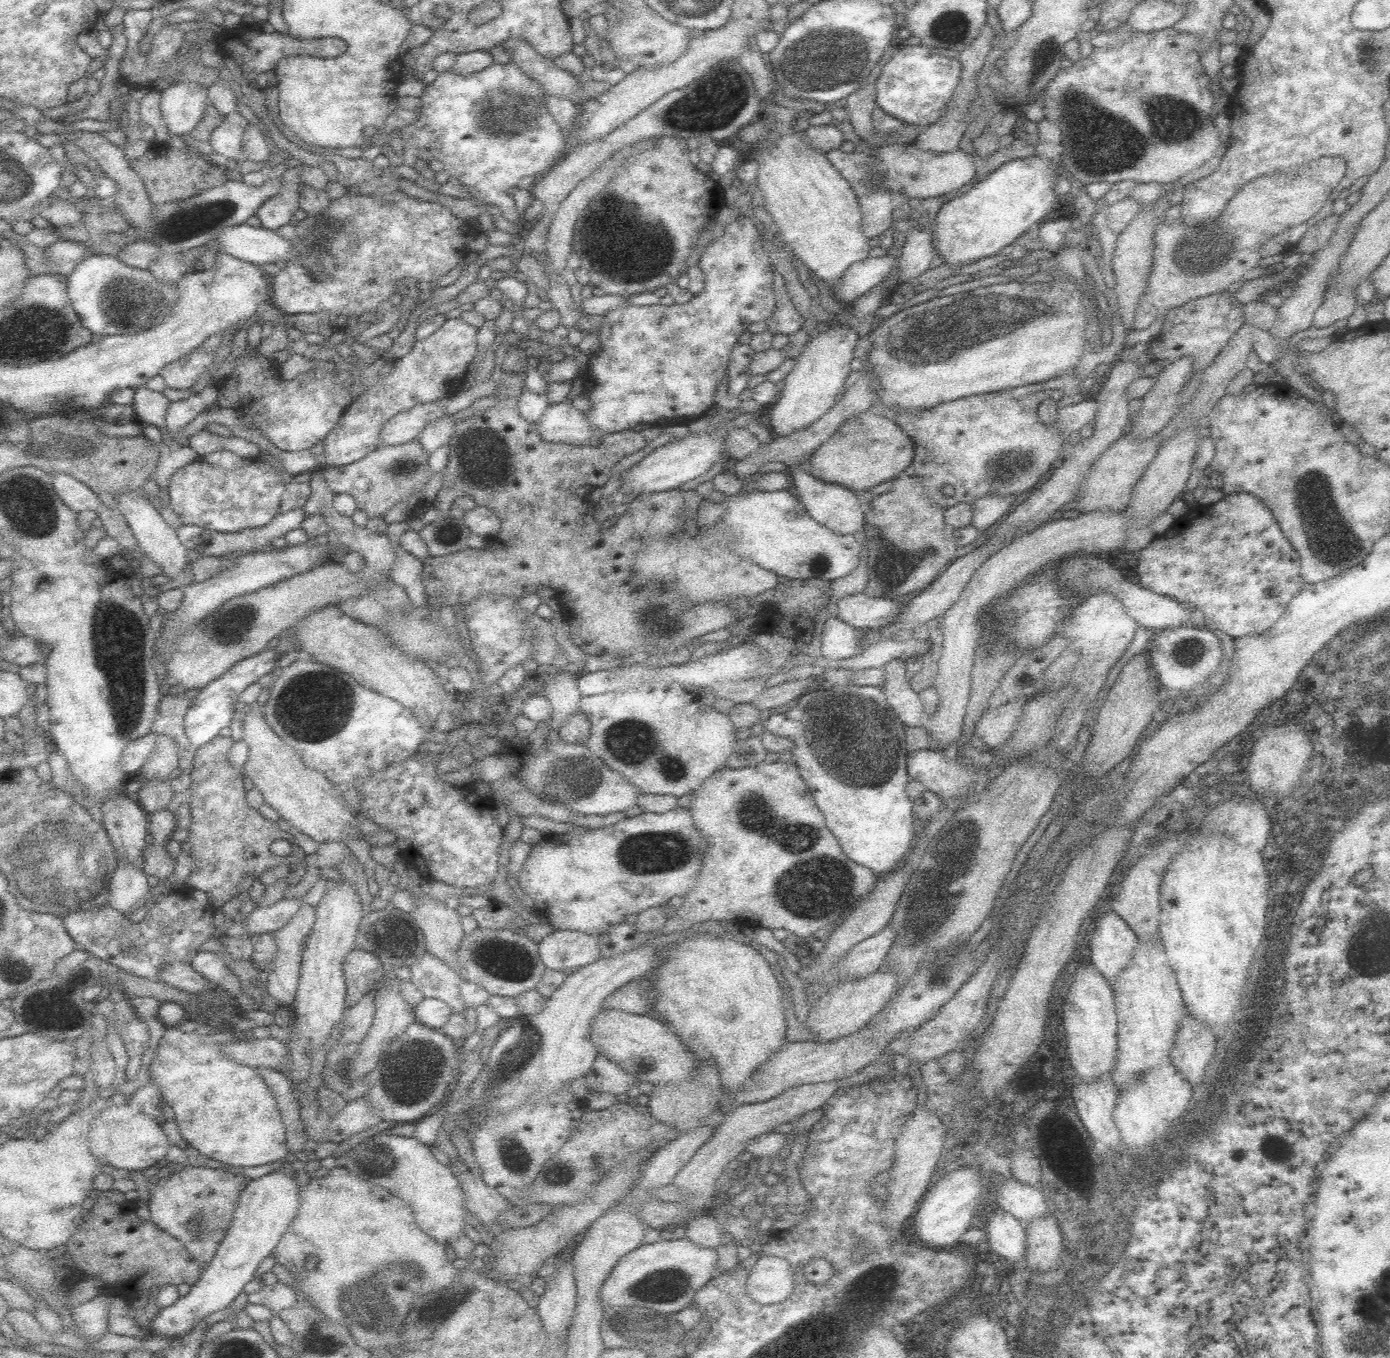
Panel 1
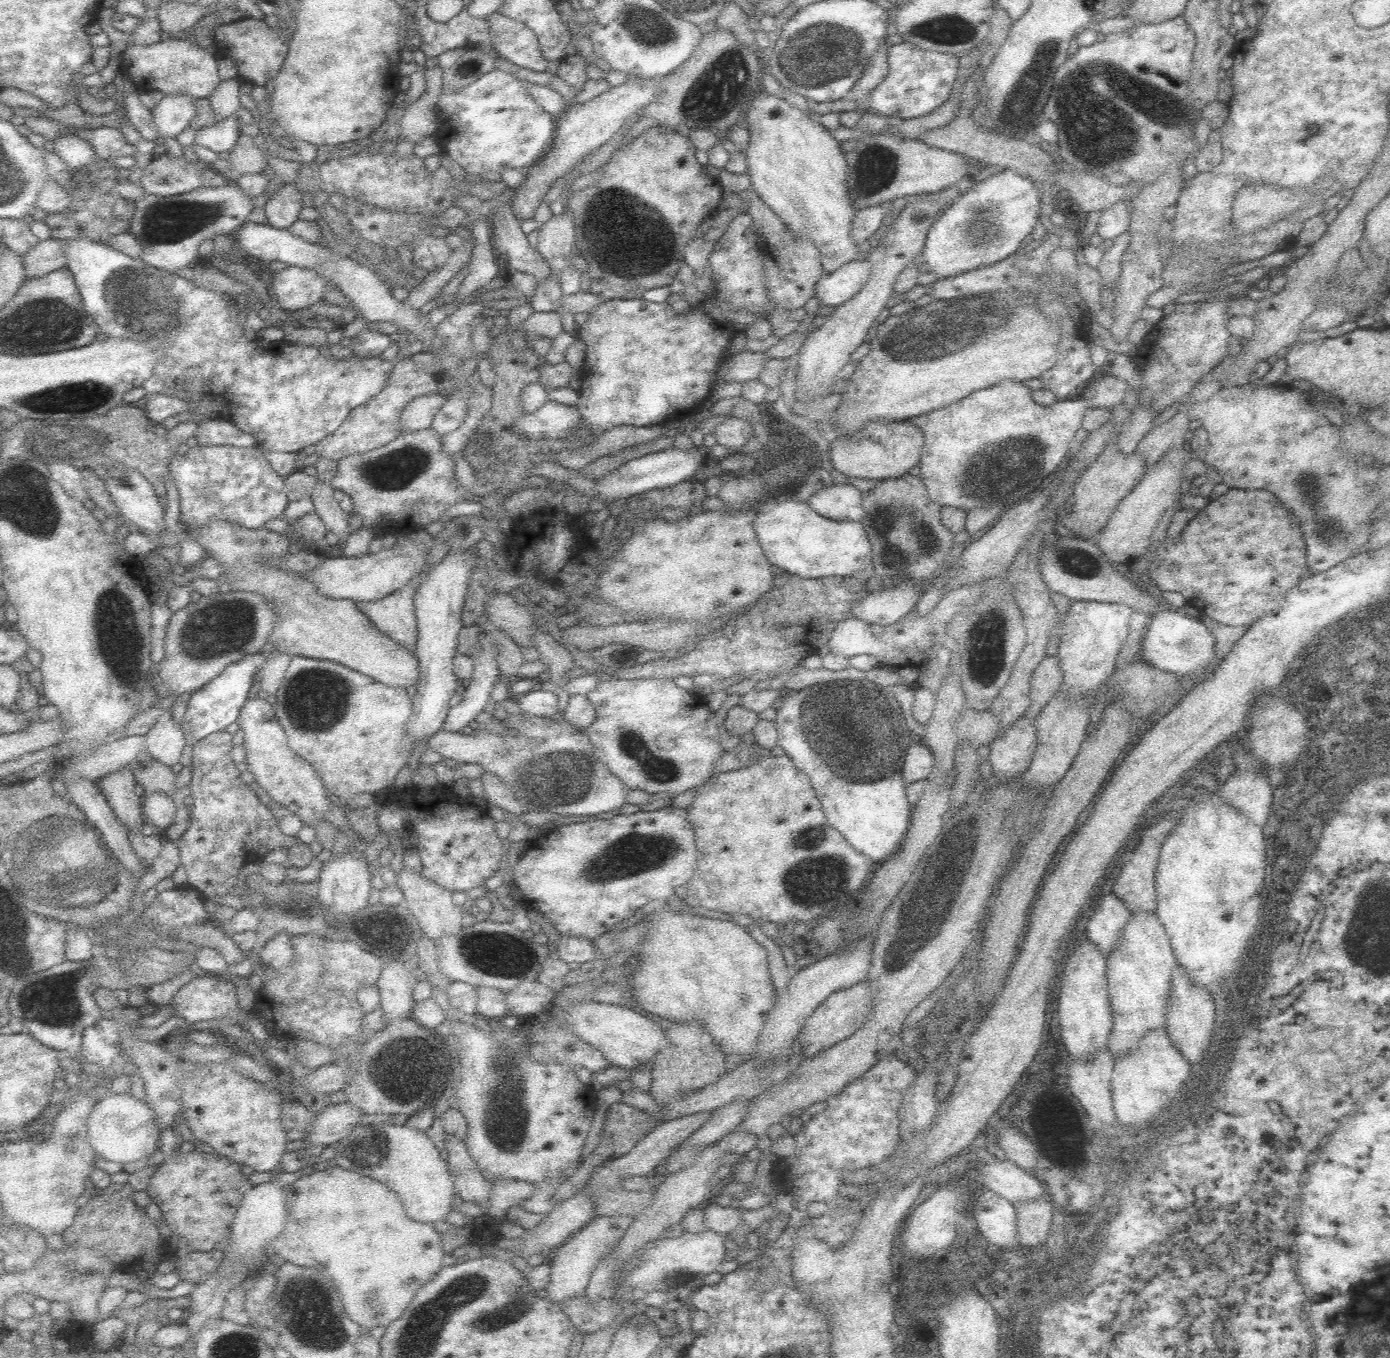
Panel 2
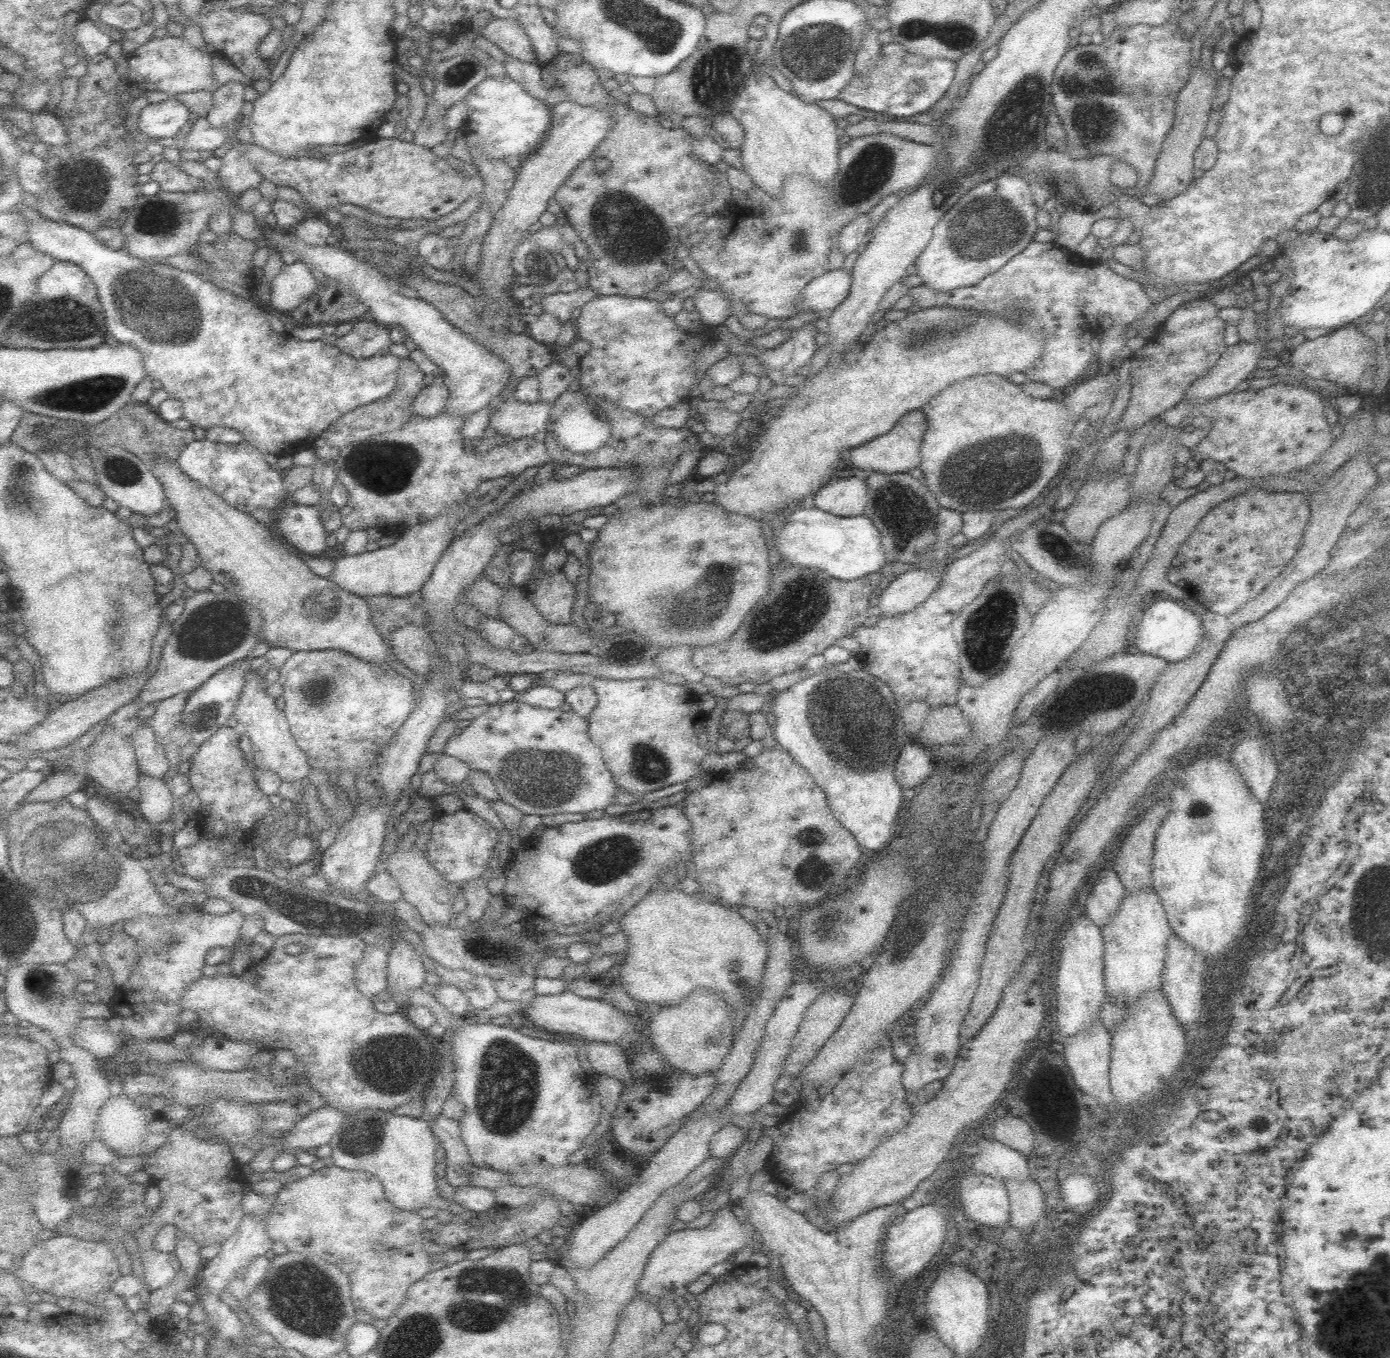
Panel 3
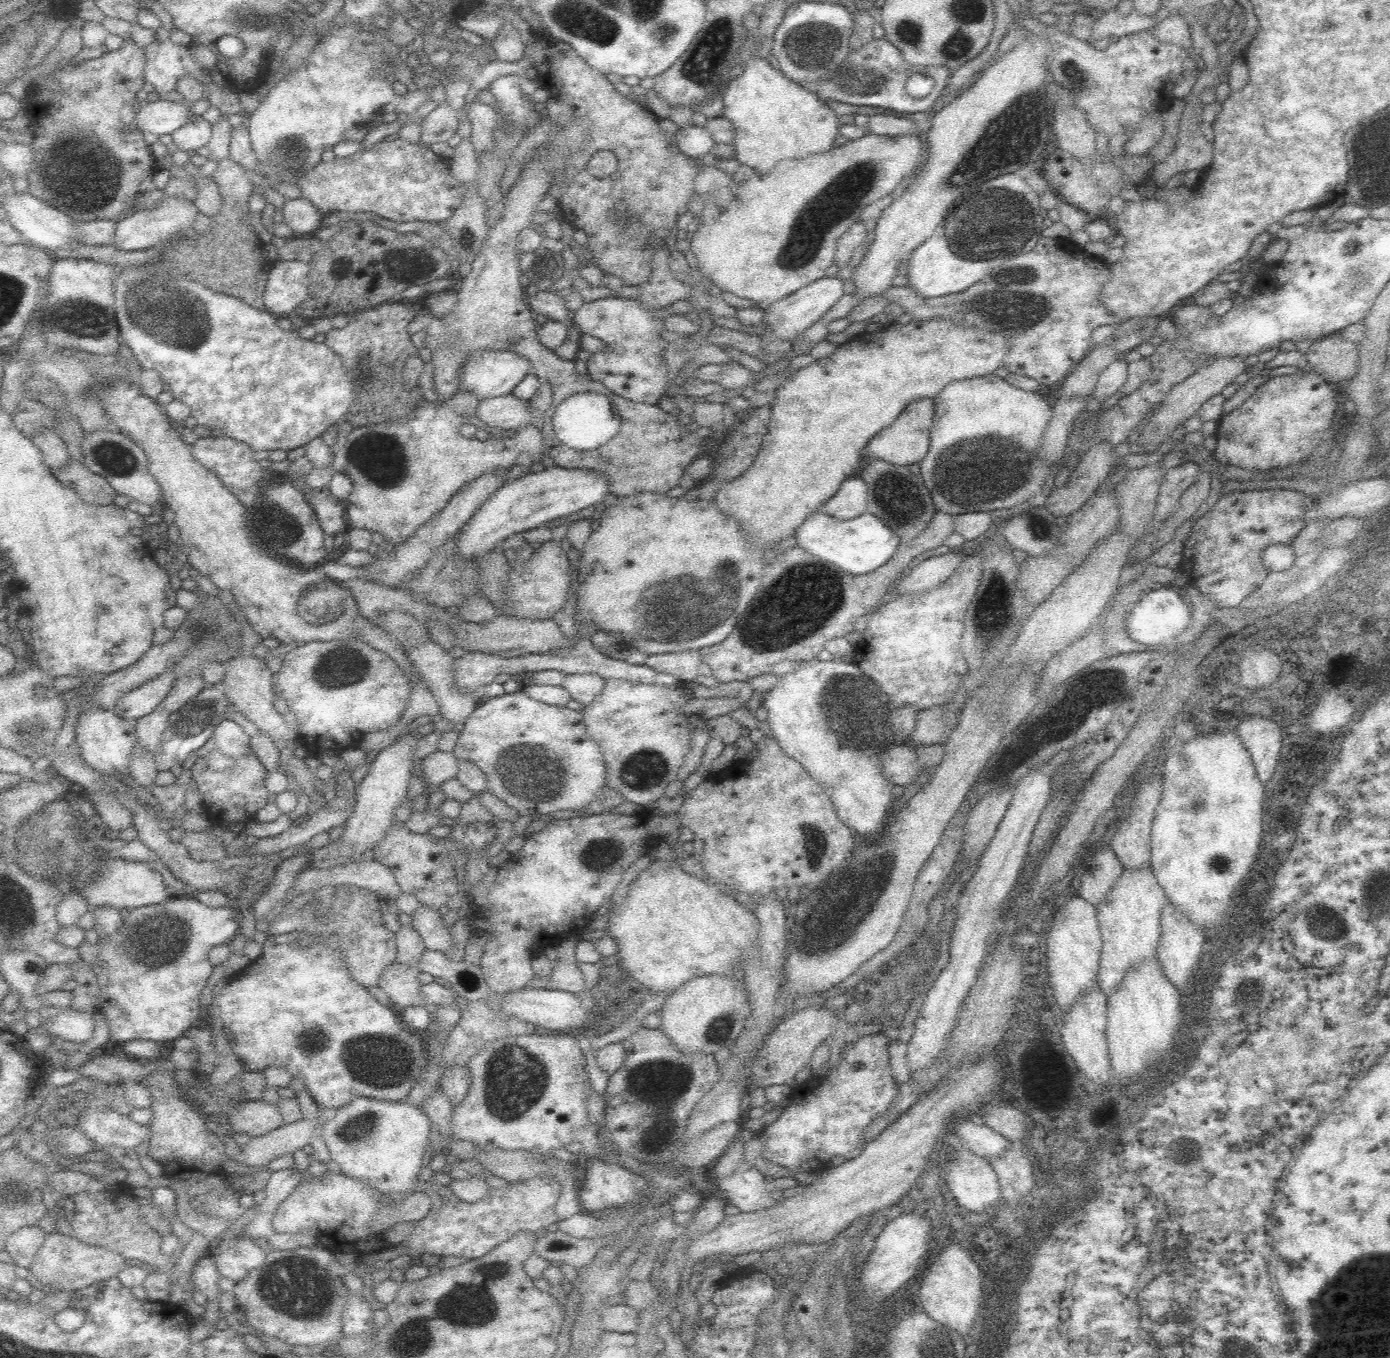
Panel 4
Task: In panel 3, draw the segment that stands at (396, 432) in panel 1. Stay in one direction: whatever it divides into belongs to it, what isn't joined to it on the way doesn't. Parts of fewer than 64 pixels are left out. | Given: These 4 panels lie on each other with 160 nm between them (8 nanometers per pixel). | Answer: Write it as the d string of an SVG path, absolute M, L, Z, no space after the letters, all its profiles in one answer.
M438 371L434 373L435 377L432 384L424 386L418 393L413 404L412 414L420 417L435 417L444 412L446 402L449 396L449 390L443 380L443 374Z

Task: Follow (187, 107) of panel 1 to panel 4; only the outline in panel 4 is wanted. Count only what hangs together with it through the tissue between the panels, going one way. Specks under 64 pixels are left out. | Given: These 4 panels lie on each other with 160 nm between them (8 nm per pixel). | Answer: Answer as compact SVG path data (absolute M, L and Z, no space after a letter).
M160 98L148 101L137 115L137 127L144 132L152 132L159 137L172 134L187 123L190 112L185 102L172 102Z

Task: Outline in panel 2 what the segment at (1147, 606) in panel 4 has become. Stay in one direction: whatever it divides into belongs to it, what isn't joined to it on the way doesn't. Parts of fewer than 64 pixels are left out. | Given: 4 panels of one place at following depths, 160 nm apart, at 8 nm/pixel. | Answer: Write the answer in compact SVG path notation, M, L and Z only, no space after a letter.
M1168 605L1157 611L1148 621L1146 636L1142 644L1139 659L1157 669L1174 673L1182 678L1191 672L1207 665L1214 654L1215 638L1201 618L1186 616L1181 609L1172 609Z

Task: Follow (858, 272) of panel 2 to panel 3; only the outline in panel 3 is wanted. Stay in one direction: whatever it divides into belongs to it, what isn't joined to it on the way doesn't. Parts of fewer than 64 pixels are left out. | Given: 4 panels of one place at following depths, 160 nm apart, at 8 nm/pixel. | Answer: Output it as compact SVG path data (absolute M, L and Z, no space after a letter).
M846 267L813 278L800 294L800 314L833 312L848 297L851 284L850 269Z

